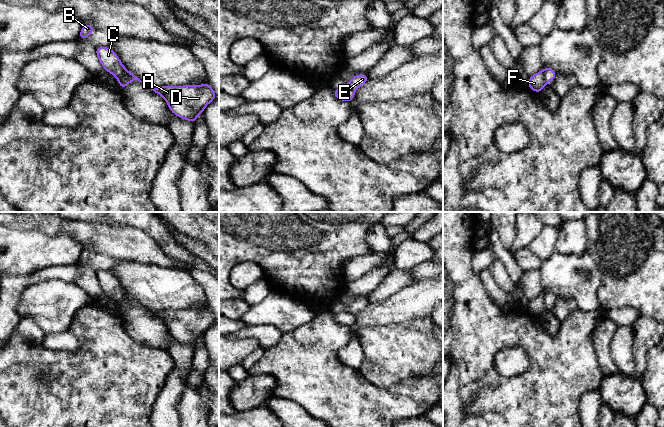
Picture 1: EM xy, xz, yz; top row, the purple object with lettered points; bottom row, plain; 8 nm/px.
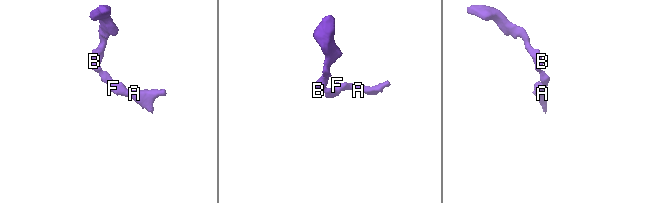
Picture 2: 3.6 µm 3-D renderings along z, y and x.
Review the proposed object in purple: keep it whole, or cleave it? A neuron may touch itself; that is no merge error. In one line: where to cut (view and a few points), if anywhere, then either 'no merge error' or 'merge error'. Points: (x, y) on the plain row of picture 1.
cut xy (128, 295), (126, 303), (118, 304); merge error

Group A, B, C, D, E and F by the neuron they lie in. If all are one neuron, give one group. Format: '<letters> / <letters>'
A D E F / B C

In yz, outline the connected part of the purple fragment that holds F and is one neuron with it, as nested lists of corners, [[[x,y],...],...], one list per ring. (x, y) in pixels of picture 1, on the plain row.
[[[541,294],[536,298],[530,300],[528,310],[532,315],[540,317],[546,310],[546,306],[544,304],[544,295]]]

